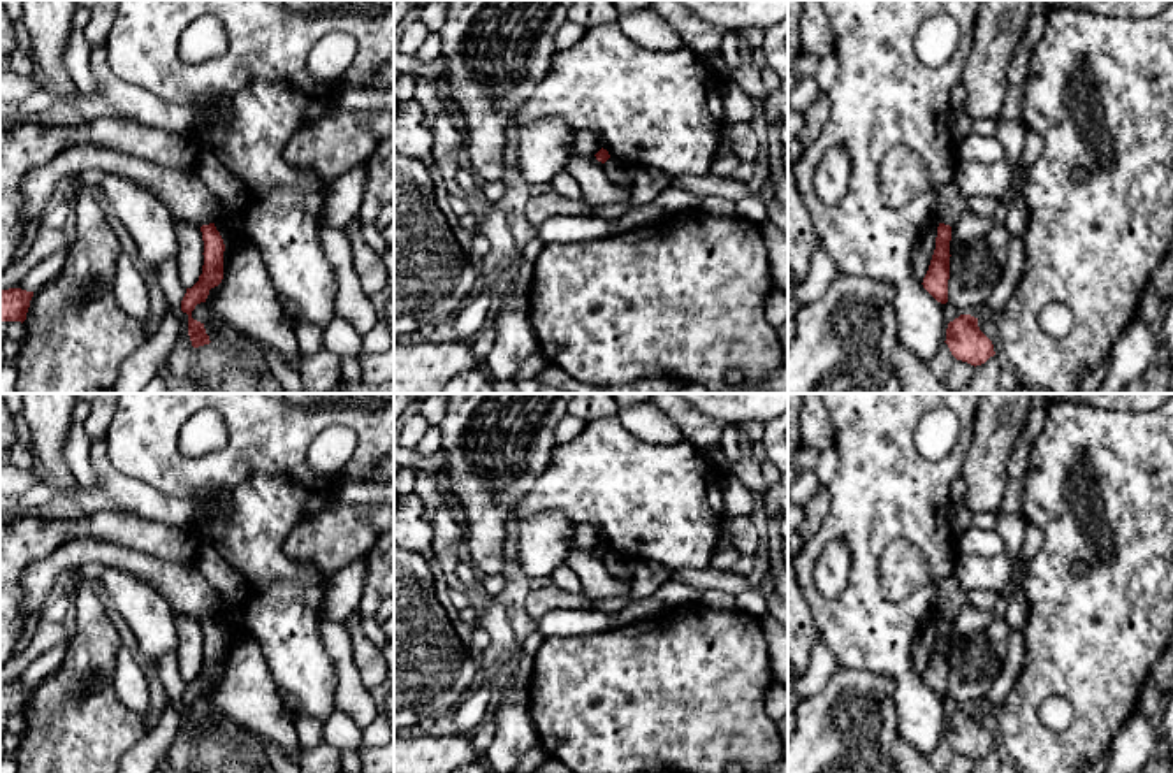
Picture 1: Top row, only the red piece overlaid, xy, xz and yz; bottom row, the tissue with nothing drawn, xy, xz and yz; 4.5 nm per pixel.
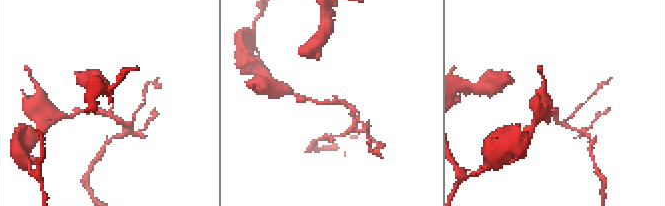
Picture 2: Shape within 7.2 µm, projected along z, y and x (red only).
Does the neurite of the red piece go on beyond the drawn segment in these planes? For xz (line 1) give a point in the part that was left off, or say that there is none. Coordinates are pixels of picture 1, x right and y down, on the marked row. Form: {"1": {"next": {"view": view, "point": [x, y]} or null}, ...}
{"1": {"next": null}}

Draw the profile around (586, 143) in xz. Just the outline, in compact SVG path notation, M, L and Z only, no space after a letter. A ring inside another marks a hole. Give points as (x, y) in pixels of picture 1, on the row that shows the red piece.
M587 130L575 132L572 155L594 156L600 149L601 149L601 142L596 134Z

